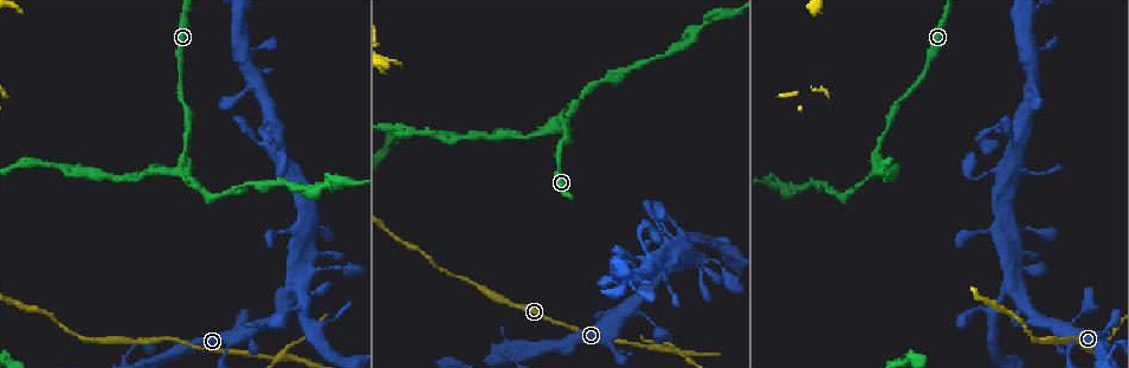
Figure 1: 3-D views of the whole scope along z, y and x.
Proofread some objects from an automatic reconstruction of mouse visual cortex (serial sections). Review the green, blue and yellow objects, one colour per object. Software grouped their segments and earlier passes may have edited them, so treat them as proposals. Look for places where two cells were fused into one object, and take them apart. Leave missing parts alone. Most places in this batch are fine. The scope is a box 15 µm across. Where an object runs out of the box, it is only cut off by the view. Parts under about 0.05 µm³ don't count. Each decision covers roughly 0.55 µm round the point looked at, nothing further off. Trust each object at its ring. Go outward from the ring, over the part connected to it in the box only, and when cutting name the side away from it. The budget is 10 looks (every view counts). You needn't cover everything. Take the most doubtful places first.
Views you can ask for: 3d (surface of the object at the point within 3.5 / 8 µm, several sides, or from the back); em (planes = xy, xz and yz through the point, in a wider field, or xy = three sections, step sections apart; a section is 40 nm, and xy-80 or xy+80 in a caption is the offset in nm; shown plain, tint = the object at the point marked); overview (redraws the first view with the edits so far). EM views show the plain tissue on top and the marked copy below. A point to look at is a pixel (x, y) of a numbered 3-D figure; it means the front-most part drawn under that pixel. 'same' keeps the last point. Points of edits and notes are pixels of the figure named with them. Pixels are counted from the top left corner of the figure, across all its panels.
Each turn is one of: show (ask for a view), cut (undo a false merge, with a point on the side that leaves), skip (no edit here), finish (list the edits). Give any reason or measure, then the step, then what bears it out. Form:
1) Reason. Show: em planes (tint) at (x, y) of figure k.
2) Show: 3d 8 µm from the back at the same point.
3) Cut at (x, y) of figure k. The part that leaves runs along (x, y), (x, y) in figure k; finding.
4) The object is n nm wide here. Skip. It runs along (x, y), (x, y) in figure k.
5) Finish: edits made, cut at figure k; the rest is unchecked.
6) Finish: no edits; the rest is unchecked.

Sharp bend. Show: 3d 3.5 µm at (661, 347) of figure 1.

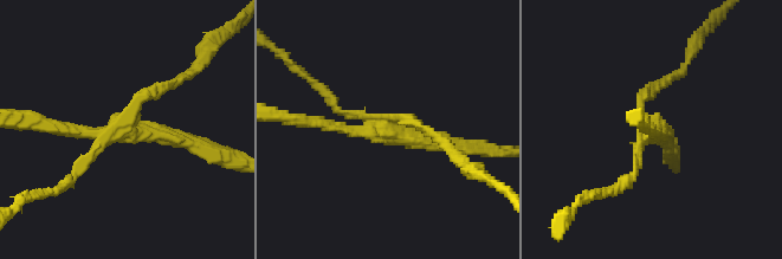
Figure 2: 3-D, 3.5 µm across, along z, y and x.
4 arms meet here; the arms are 150, 150, 150, 200 nm wide. Show: em xy step 3 (tint) at (386, 128) of figure 2.

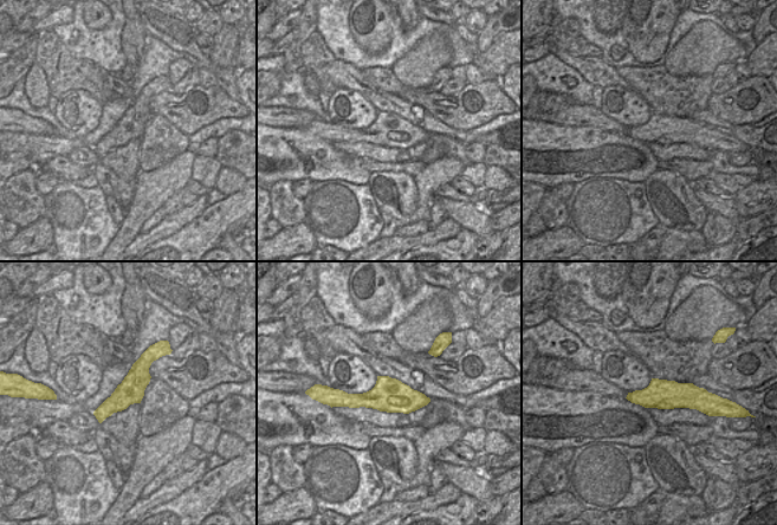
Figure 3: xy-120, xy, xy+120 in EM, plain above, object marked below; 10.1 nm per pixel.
Cut at (76, 172) of figure 2. The part that leaves runs along (125, 122), (143, 96), (201, 59) in figure 2; two cells meet here.

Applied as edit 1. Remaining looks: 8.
Arms part here. Show: 3d 3.5 µm at (185, 168) of figure 1.

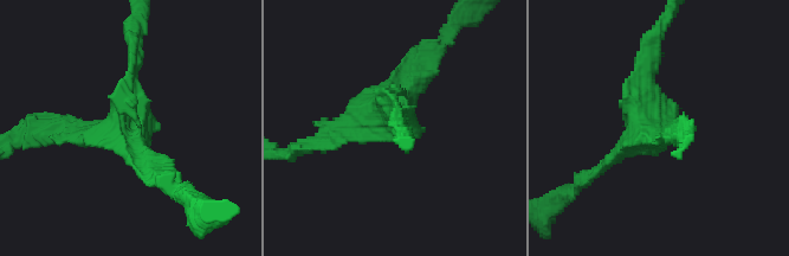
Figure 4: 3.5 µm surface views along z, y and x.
3 arms meet here; the arms are 150, 200, 250 nm wide; need the tissue. Show: em xy step 5 (tint) at (131, 125) of figure 4.

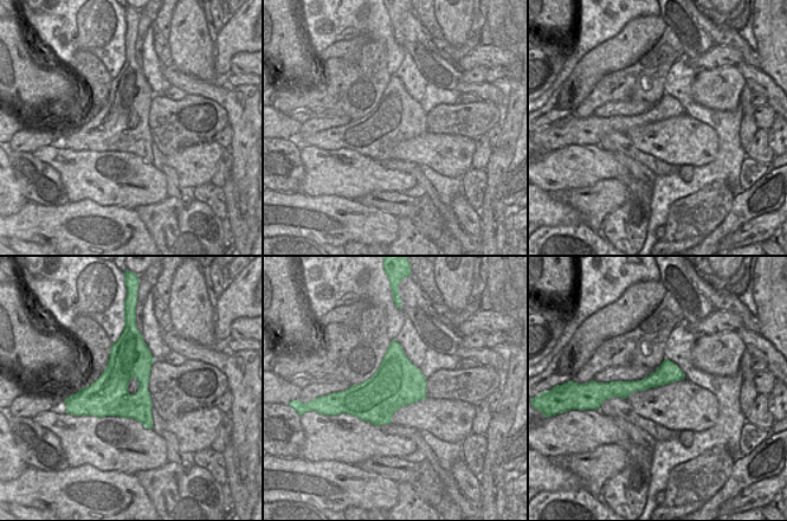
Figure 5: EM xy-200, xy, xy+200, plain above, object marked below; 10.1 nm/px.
Skip. It runs along (681, 375), (662, 375), (613, 393) in figure 5; all the same cell.

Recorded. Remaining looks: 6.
Branch point. Show: 3d 3.5 µm at (1039, 323) of figure 1.

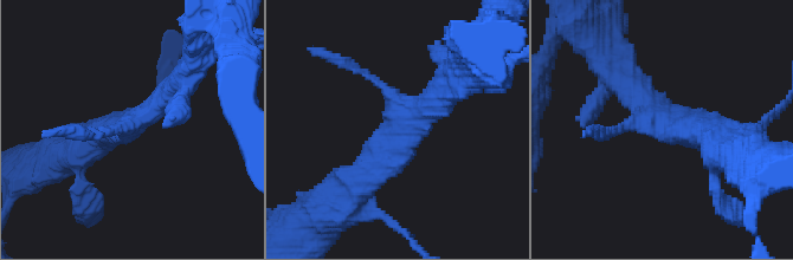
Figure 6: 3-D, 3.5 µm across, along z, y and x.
Need the tissue. Show: em xy step 3 (tint) at (663, 120) of figure 6.

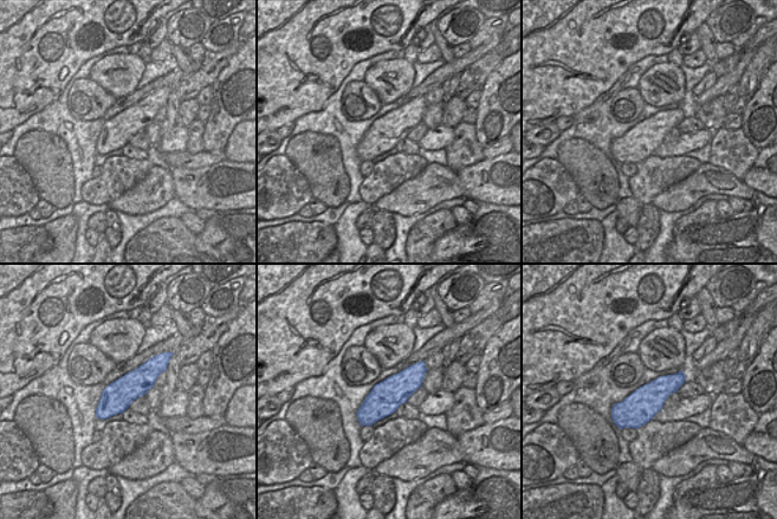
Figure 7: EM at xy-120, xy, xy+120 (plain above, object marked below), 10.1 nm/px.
Skip. It runs along (156, 358), (130, 387), (98, 414) in figure 7; one cell here.

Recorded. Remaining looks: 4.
Four or more arms meet. Show: 3d 3.5 µm at (299, 281) of figure 1.

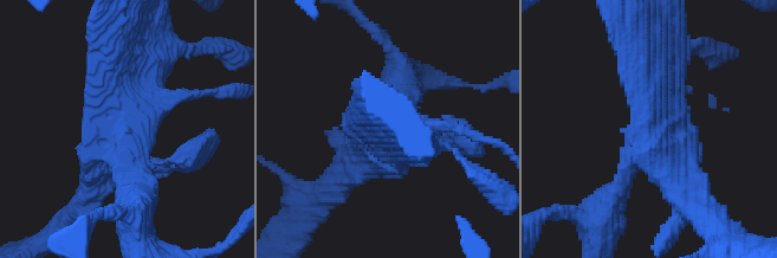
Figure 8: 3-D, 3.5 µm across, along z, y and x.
Now the EM. Show: em xy step 5 (tint) at (653, 121) of figure 8.

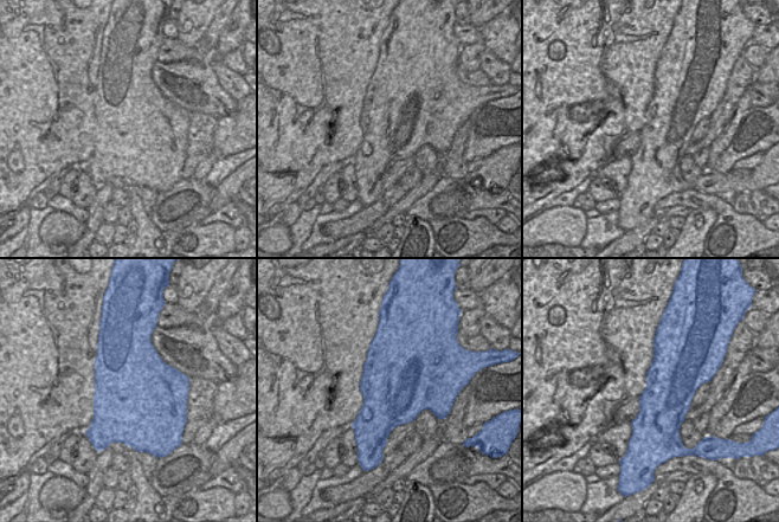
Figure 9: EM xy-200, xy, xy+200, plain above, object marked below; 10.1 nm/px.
The object is 850 nm wide here. Skip. It runs along (94, 189), (148, 55) in figure 8; one cell here.

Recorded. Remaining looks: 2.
Finish: edits made, cut at figure 2; the rest is unchecked.

